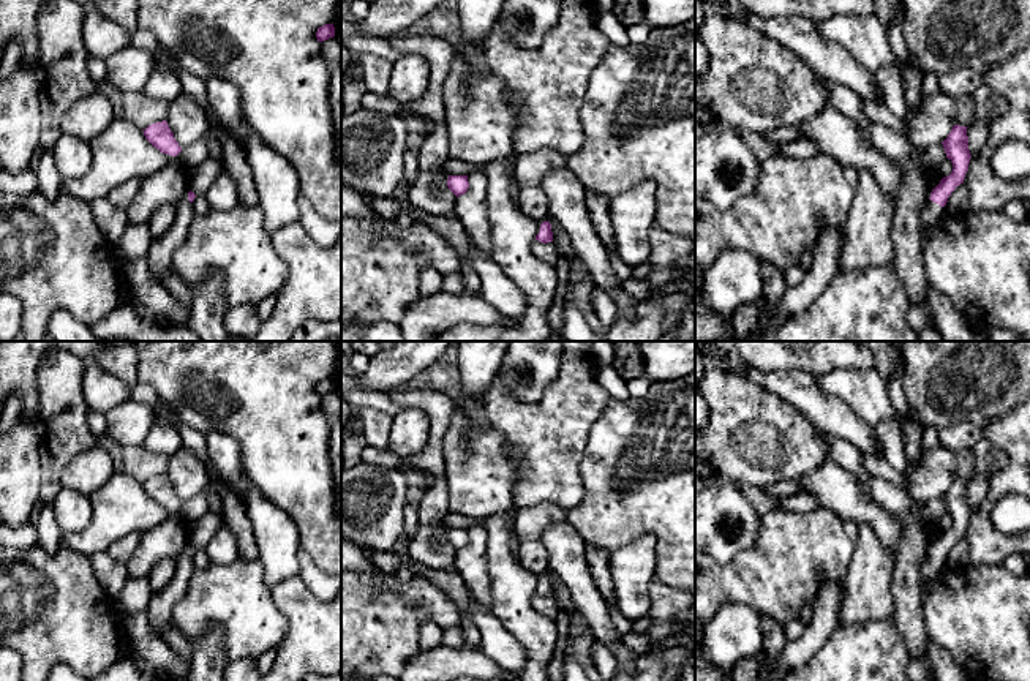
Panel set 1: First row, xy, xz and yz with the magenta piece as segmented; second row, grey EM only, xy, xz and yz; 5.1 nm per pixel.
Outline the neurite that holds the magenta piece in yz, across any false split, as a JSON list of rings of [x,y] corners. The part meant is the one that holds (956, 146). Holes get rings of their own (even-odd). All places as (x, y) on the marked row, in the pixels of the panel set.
[[[954,125],[948,137],[942,142],[946,158],[953,163],[949,175],[943,177],[940,183],[929,190],[927,202],[921,210],[921,228],[929,231],[935,226],[943,213],[946,213],[946,202],[951,193],[964,183],[970,164],[967,126]]]

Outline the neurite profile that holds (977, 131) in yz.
[[[975,119],[975,122],[967,126],[967,136],[970,155],[978,153],[987,142],[987,123]]]

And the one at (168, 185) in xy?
[[[171,160],[163,169],[141,179],[141,186],[126,207],[130,223],[148,223],[160,205],[177,205],[182,196],[188,191],[188,169]]]

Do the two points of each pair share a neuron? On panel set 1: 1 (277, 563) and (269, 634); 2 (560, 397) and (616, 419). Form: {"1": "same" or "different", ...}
{"1": "different", "2": "different"}

